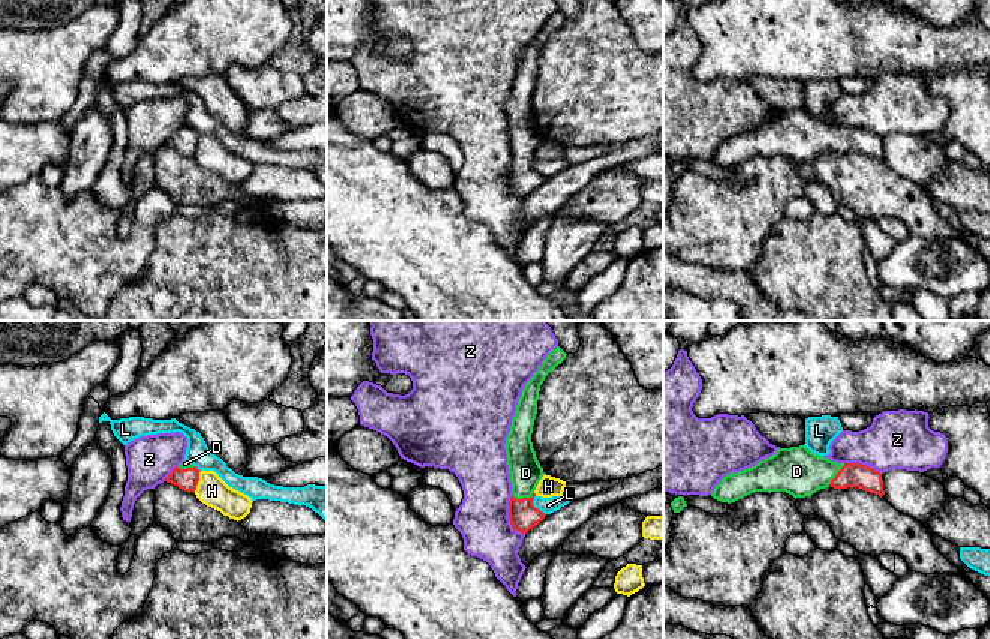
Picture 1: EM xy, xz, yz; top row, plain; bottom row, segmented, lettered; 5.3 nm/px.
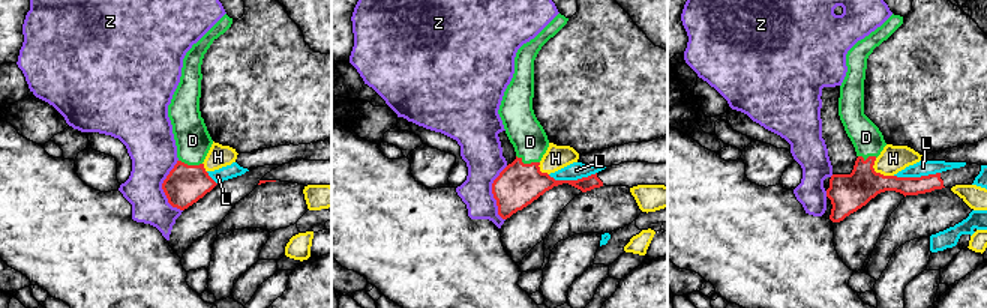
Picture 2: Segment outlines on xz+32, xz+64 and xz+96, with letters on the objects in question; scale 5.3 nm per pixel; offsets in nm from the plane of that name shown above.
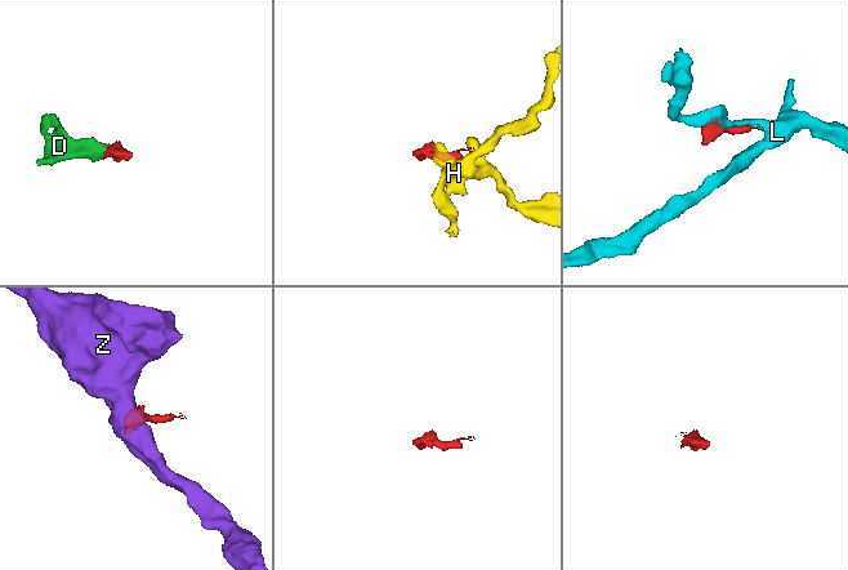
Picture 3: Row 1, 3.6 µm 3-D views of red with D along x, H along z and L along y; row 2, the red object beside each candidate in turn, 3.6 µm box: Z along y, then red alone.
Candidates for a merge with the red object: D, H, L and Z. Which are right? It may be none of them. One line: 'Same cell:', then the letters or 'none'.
Same cell: D

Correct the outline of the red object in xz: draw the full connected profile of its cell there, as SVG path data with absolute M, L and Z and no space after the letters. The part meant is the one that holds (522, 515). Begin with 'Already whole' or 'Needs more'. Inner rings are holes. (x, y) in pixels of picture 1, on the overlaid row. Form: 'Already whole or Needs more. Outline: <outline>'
Needs more. Outline: M560 346L552 350L538 370L525 384L504 444L513 494L508 501L508 520L513 530L522 534L526 534L546 516L532 506L534 490L544 472L536 458L531 434L537 414L540 386L548 374L562 363L566 356Z

